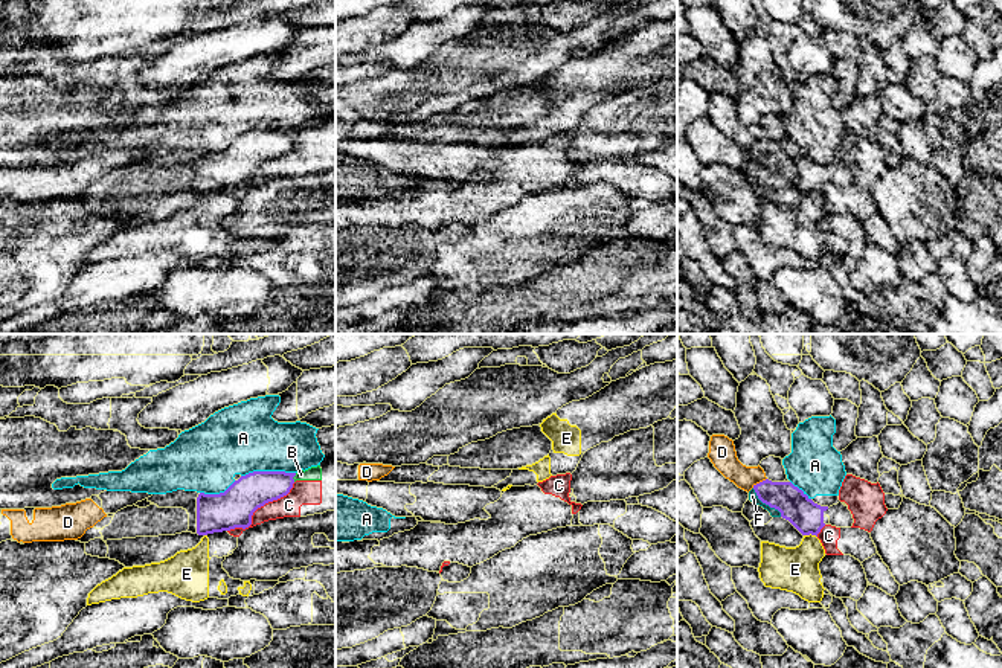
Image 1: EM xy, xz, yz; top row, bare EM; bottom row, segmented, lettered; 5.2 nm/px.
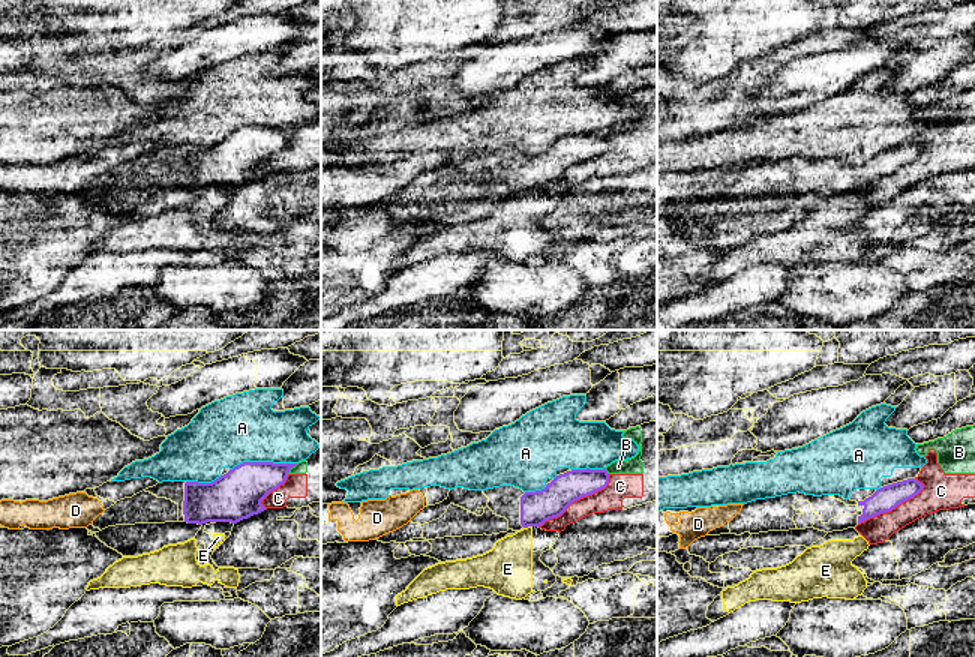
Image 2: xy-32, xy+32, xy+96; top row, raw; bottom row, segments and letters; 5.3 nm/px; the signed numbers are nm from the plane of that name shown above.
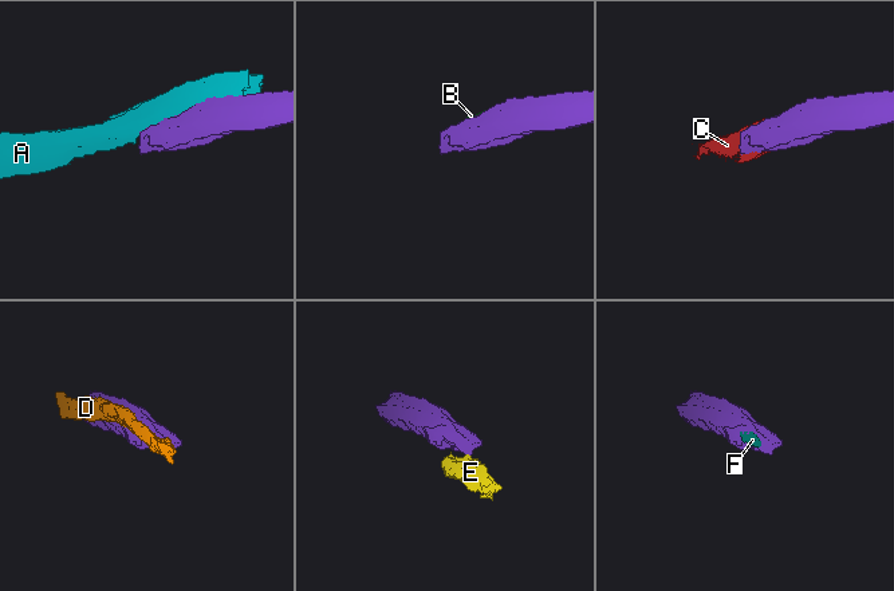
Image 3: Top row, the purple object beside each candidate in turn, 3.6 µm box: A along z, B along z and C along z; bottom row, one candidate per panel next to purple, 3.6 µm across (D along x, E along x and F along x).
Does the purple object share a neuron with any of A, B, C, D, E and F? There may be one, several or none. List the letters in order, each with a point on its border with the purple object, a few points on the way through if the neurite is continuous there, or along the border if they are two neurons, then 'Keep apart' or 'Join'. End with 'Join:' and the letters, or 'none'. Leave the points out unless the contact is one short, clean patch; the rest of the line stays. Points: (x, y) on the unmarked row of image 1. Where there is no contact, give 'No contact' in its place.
A: Touches purple at xy (267, 130). Keep apart
B: Touches purple at xy (293, 134). Boundary: xy (296, 131), (293, 139). Keep apart
C: Touches purple at xy (258, 165). Keep apart
D: Touches purple at yz (760, 141). Keep apart
E: Touches purple at yz (810, 191). Boundary: yz (804, 192), (816, 195). Keep apart
F: Touches purple at yz (766, 162). Join
Join: F

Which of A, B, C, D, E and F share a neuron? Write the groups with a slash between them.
A / B C / D / E / F

